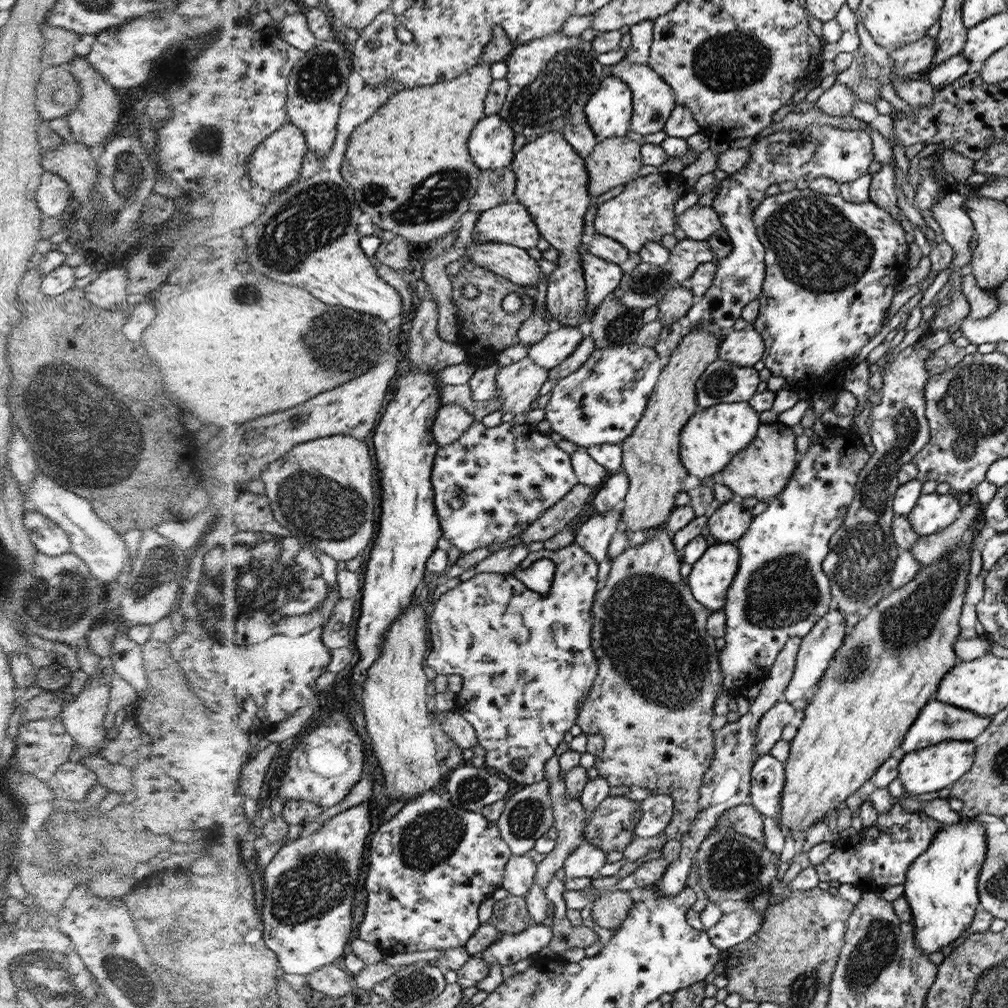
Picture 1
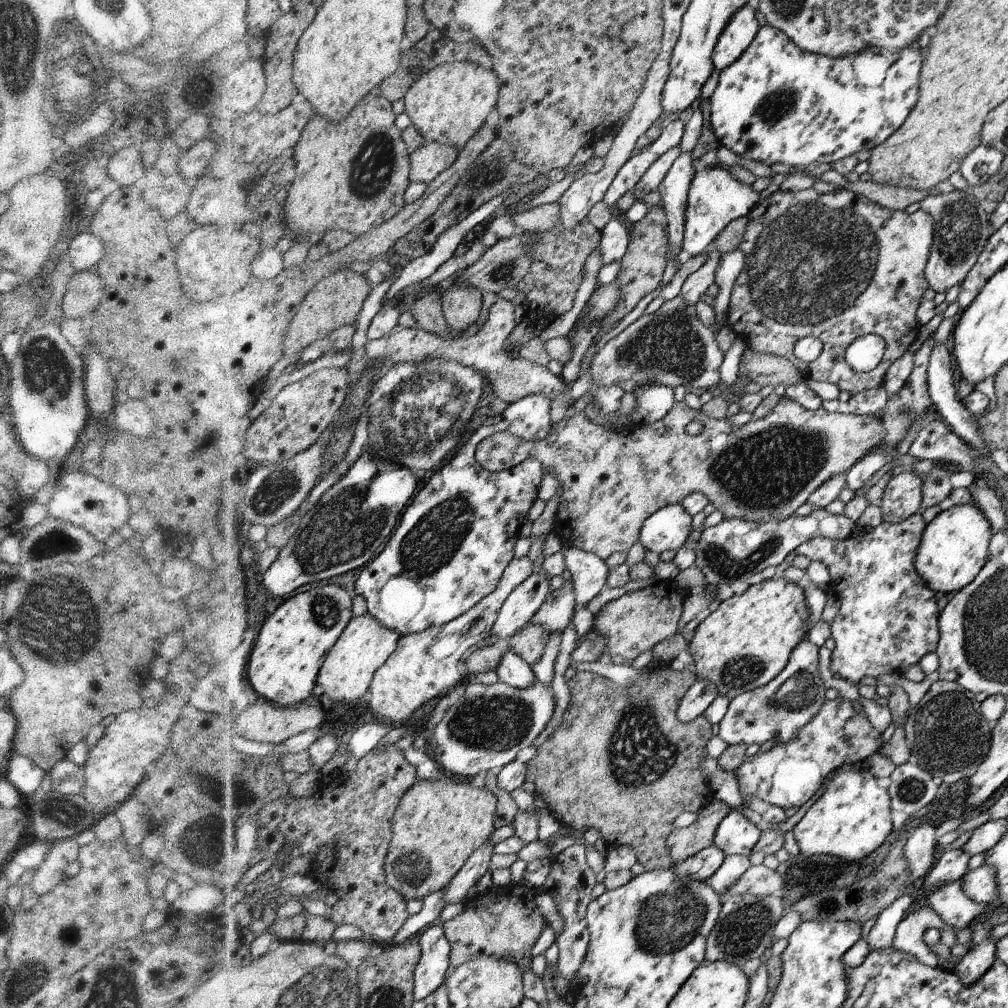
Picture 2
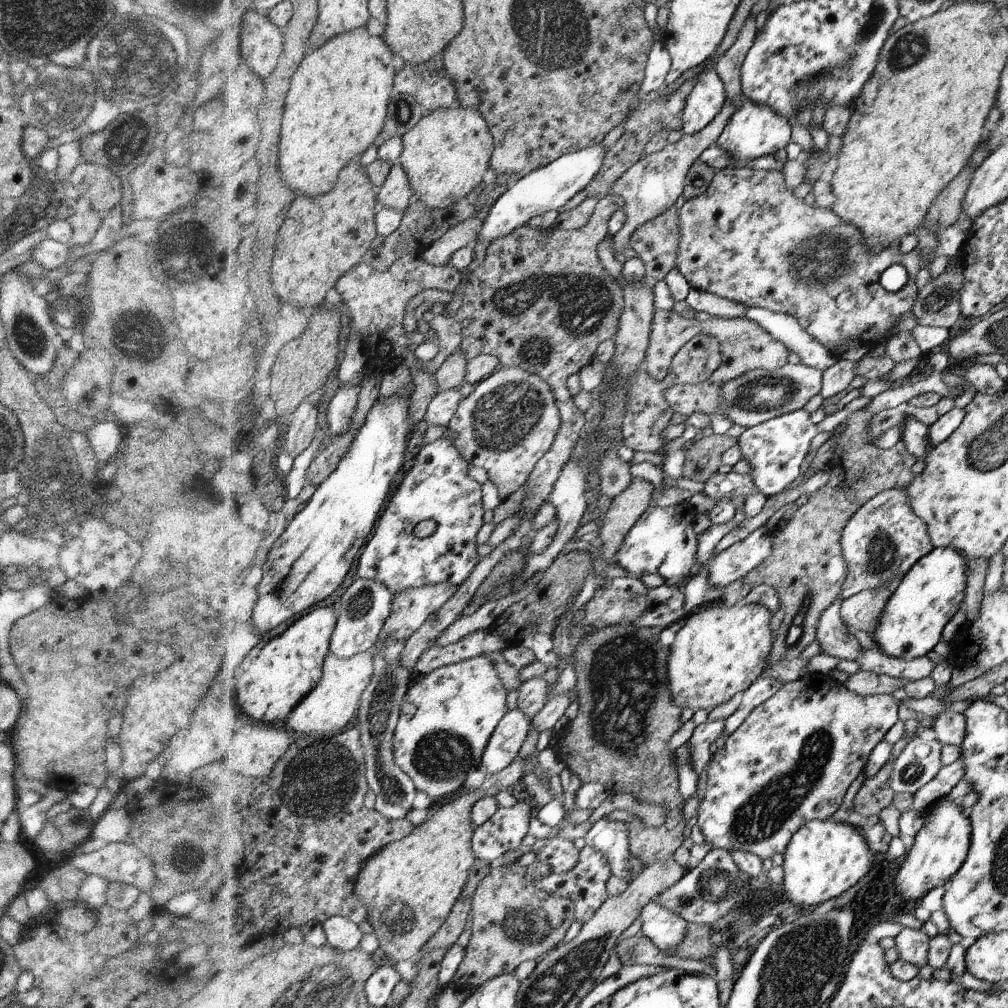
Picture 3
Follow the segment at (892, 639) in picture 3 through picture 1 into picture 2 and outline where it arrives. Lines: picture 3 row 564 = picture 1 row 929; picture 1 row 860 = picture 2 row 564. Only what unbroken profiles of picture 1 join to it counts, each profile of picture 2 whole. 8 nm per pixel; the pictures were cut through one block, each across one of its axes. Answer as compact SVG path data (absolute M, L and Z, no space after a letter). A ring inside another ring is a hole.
M955 504L927 525L915 556L919 575L938 596L958 592L976 578L988 560L991 523L976 504Z

